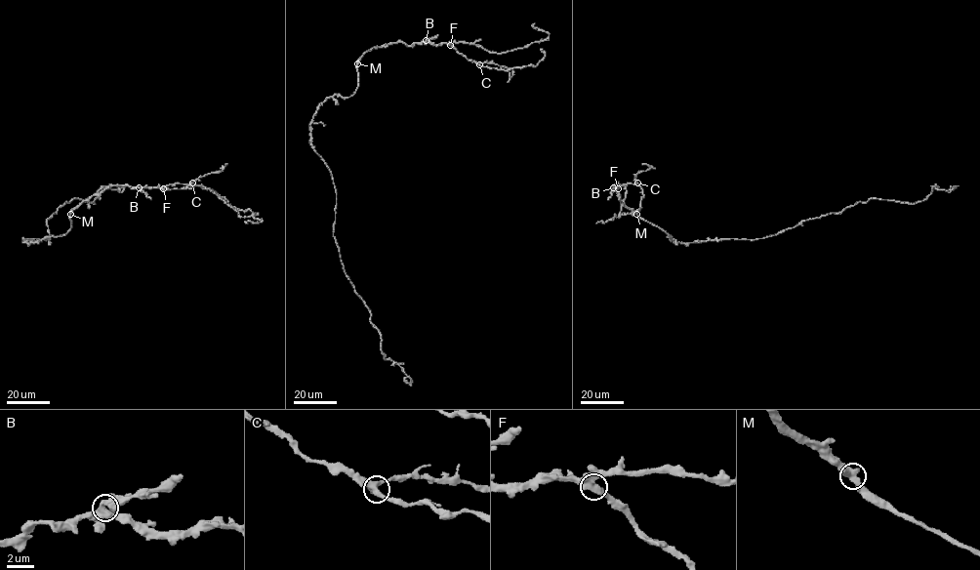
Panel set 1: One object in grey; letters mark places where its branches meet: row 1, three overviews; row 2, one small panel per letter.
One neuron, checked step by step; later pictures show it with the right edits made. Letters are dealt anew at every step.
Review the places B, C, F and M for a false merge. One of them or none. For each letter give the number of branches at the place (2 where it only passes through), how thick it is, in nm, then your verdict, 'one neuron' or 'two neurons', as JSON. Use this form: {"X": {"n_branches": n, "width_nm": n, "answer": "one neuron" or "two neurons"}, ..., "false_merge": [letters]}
{"B": {"n_branches": 3, "width_nm": 440, "answer": "one neuron"}, "C": {"n_branches": 3, "width_nm": 420, "answer": "one neuron"}, "F": {"n_branches": 3, "width_nm": 460, "answer": "one neuron"}, "M": {"n_branches": 3, "width_nm": 440, "answer": "one neuron"}, "false_merge": []}

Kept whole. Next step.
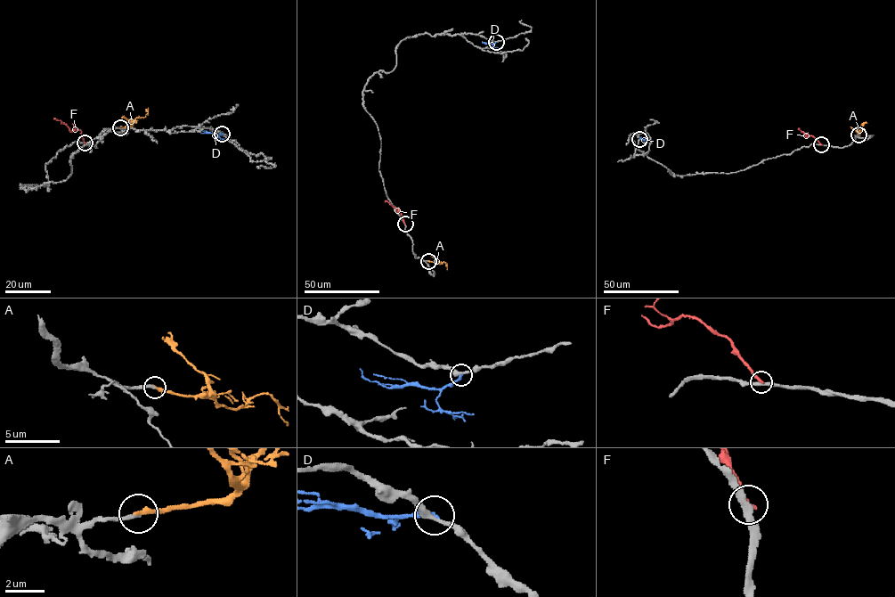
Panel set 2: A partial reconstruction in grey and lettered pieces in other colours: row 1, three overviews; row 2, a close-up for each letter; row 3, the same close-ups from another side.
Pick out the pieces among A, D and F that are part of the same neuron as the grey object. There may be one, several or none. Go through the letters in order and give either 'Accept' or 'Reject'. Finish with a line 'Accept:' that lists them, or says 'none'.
A: Accept
D: Reject
F: Reject
Accept: A

